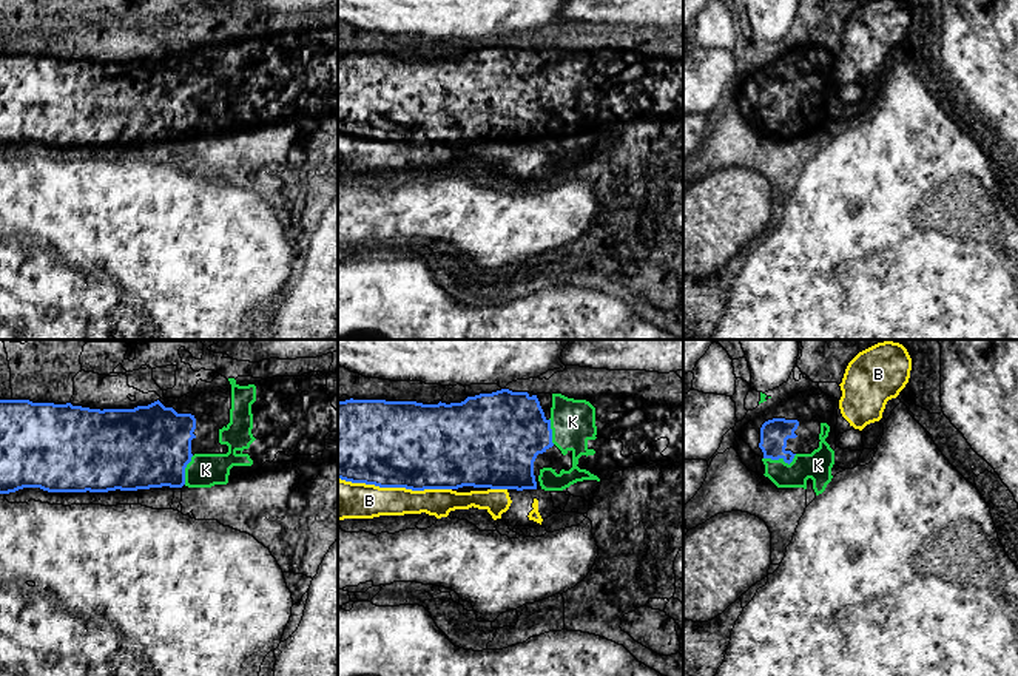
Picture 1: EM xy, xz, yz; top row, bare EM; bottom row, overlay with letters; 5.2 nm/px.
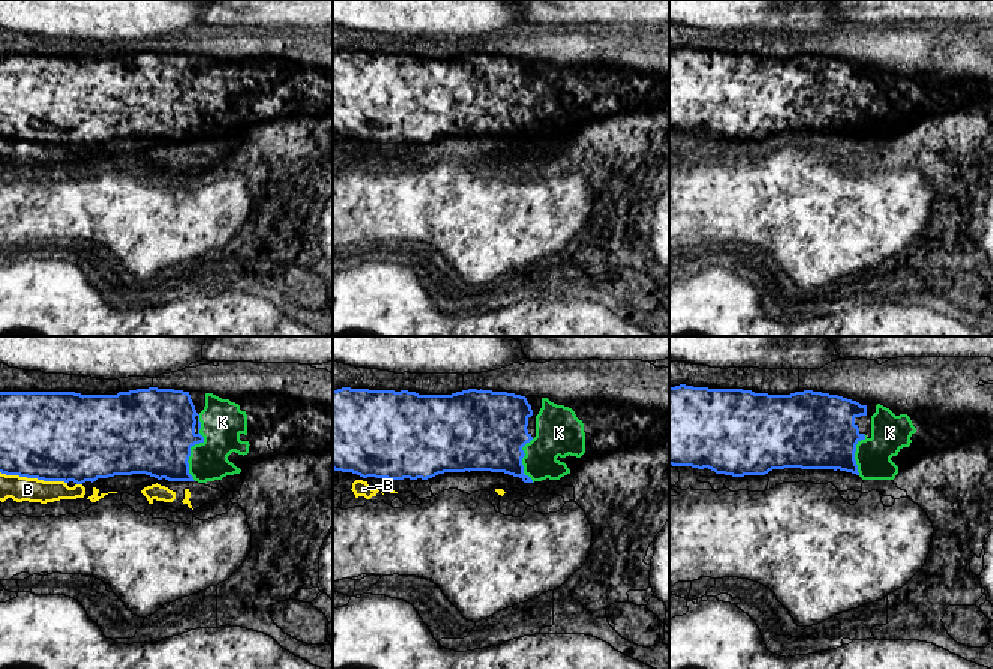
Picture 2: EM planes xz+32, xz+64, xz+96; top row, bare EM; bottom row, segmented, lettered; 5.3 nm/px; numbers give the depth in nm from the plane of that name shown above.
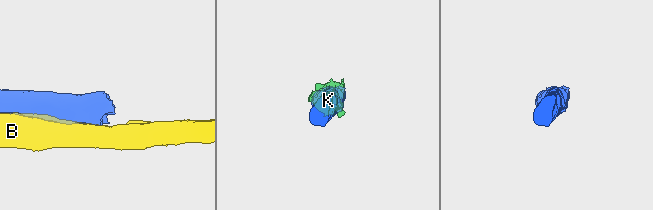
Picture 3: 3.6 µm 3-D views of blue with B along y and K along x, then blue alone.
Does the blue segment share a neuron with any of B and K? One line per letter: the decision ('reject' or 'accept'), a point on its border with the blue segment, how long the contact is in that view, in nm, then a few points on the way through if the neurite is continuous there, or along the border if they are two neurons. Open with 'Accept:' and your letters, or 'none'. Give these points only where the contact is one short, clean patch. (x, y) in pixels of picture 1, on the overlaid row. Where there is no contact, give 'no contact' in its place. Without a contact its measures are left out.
Accept: K
B: reject; contact xz (395, 486); length 600 nm
K: accept; contact yz (781, 457); length 180 nm; way yz (775, 432), (775, 451), (781, 457), (788, 465), (818, 465)

